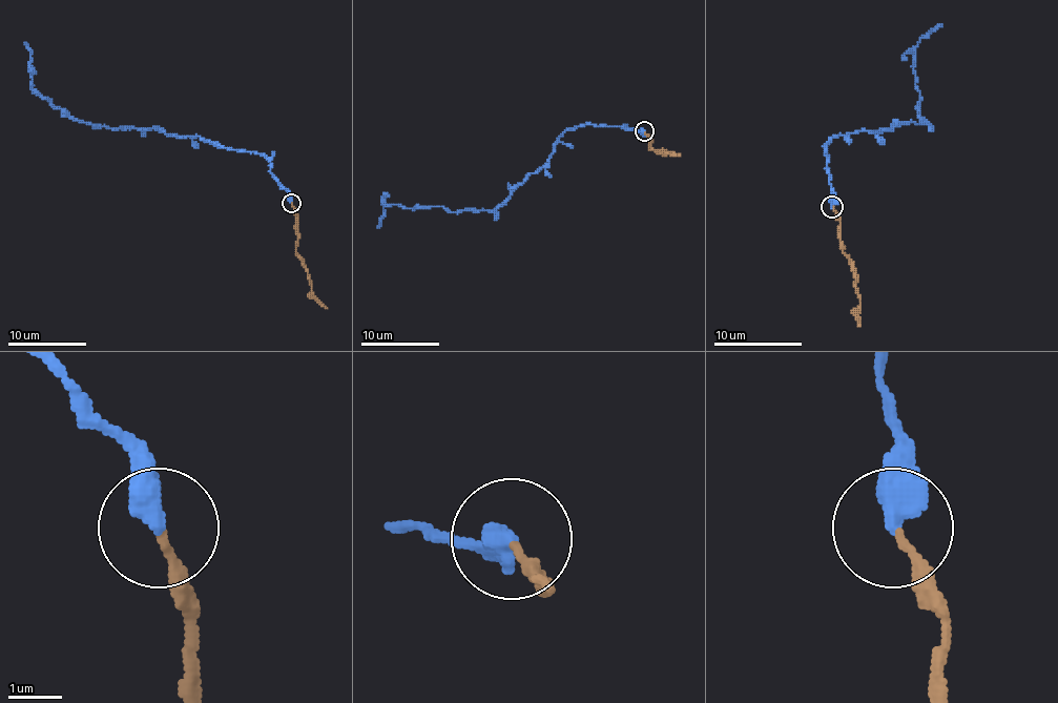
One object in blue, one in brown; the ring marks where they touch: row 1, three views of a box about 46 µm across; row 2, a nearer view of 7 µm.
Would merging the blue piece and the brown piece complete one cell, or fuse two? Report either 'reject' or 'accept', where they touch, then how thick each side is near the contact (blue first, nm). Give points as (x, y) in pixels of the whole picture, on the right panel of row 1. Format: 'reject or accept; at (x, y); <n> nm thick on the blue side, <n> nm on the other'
accept; at (832, 207); 500 nm thick on the blue side, 190 nm on the other

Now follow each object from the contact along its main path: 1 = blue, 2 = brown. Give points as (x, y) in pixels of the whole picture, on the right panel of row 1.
1: (831, 206), (825, 146), (833, 138), (891, 130), (925, 120), (917, 116), (913, 68), (917, 42), (941, 24)
2: (833, 206), (839, 222), (839, 248), (855, 286), (859, 326)

